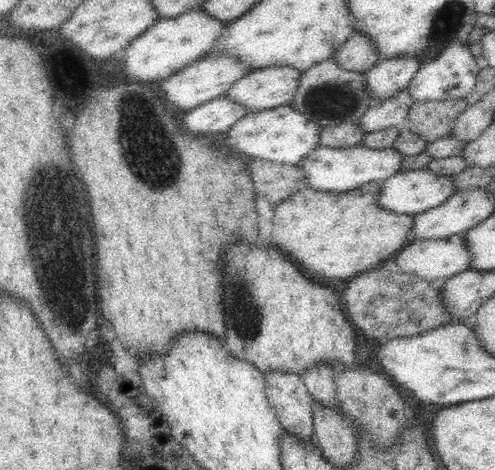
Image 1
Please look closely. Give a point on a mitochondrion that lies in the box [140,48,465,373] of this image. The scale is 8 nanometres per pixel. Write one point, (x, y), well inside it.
(338, 99)

